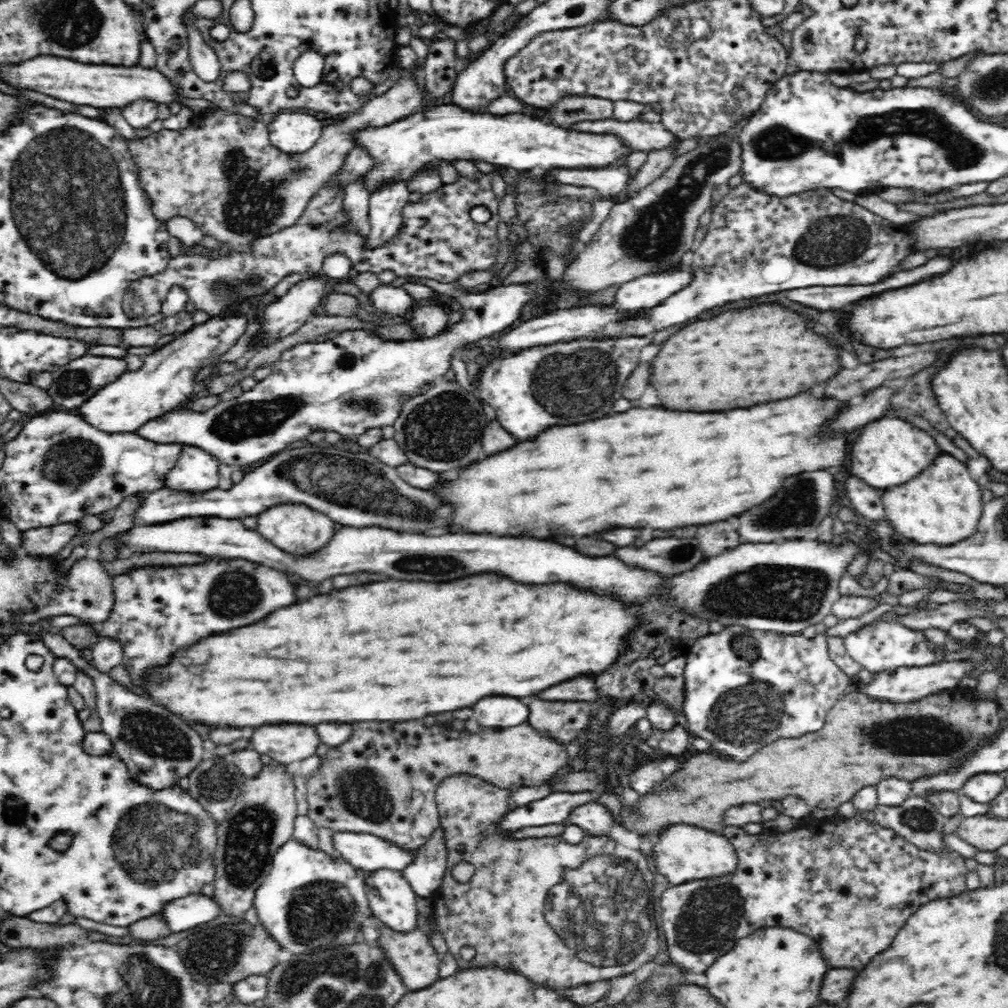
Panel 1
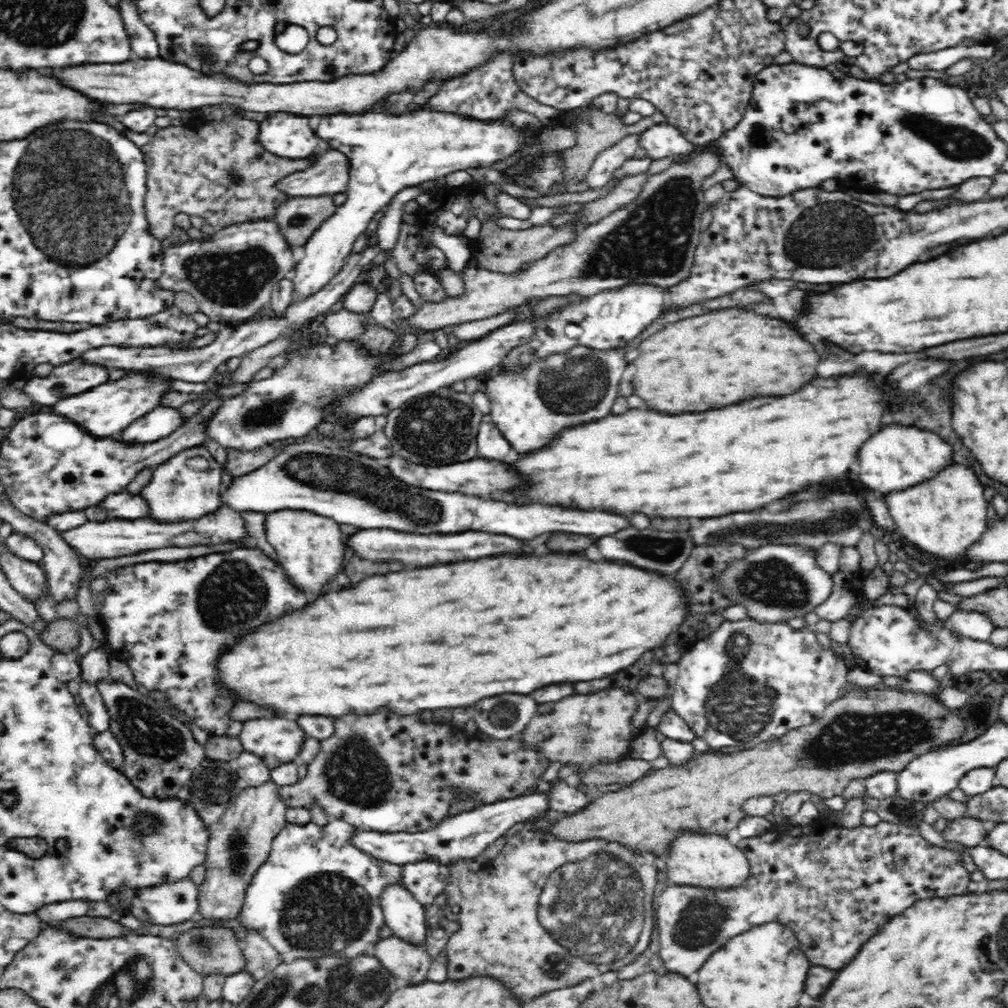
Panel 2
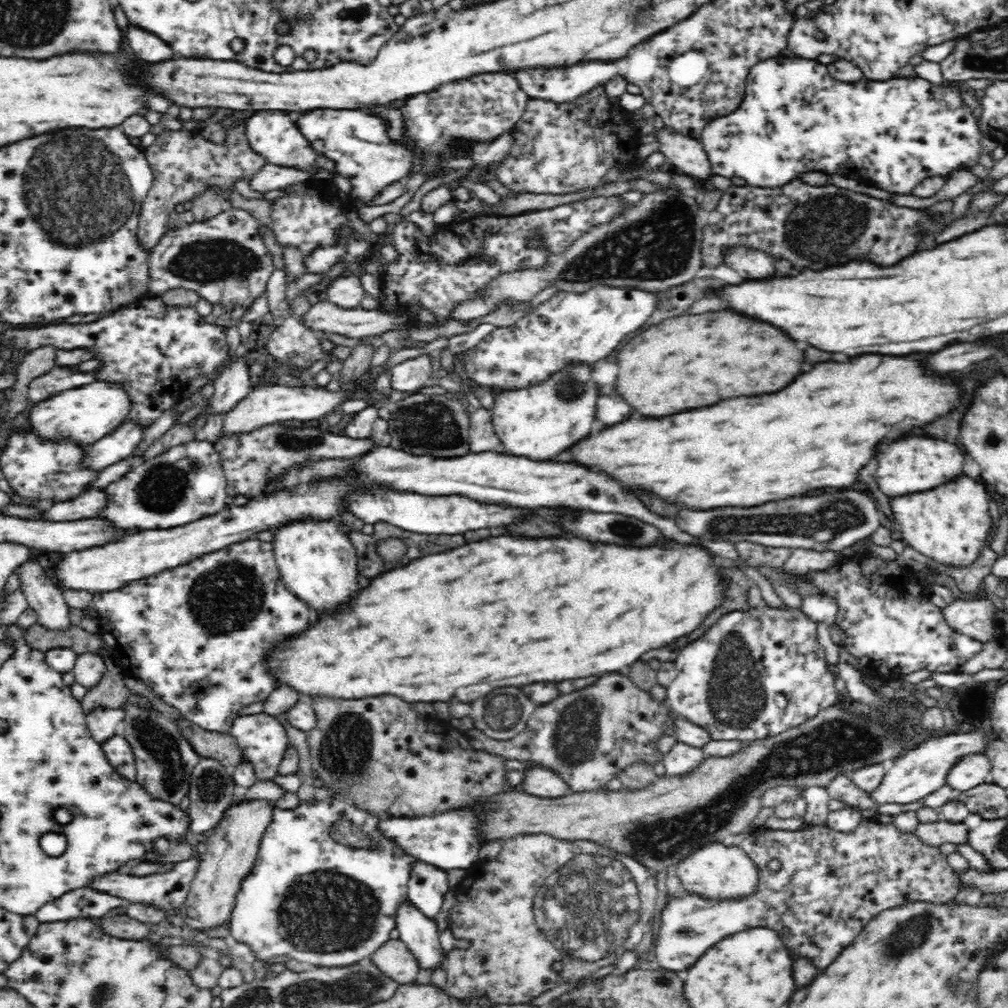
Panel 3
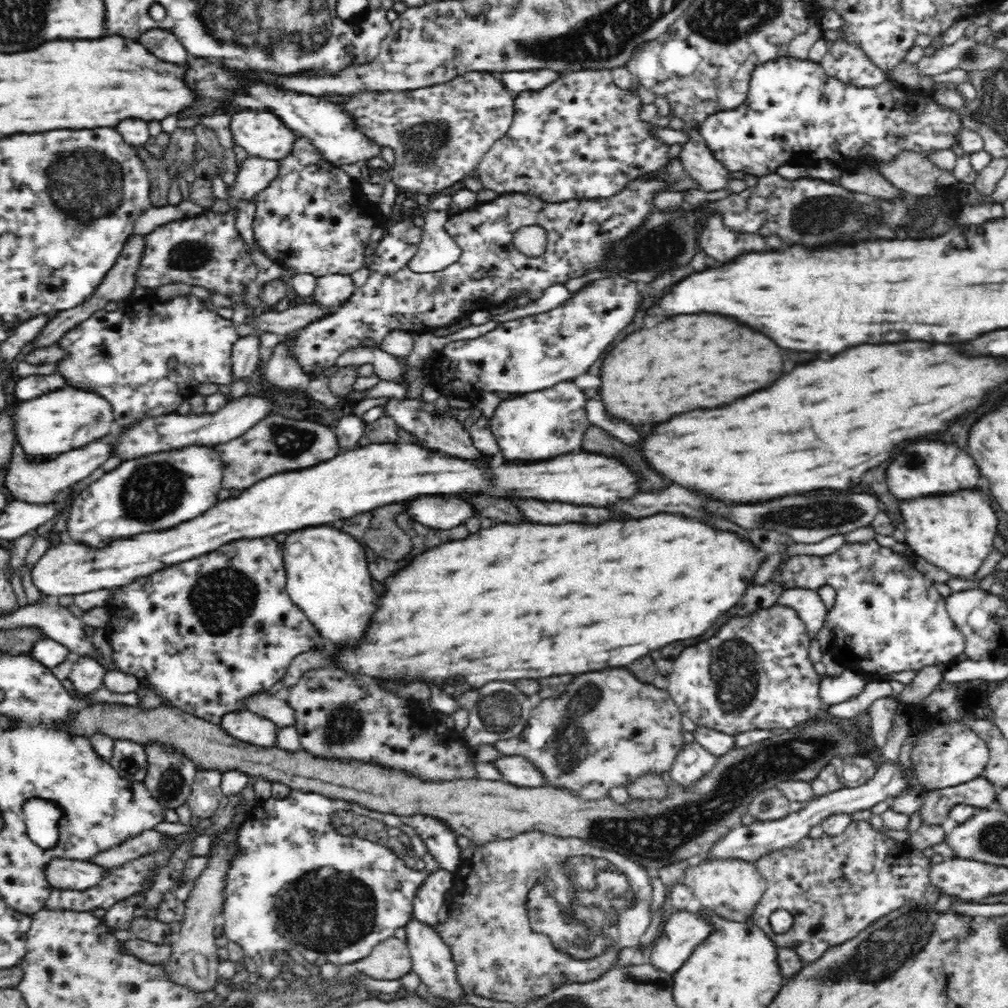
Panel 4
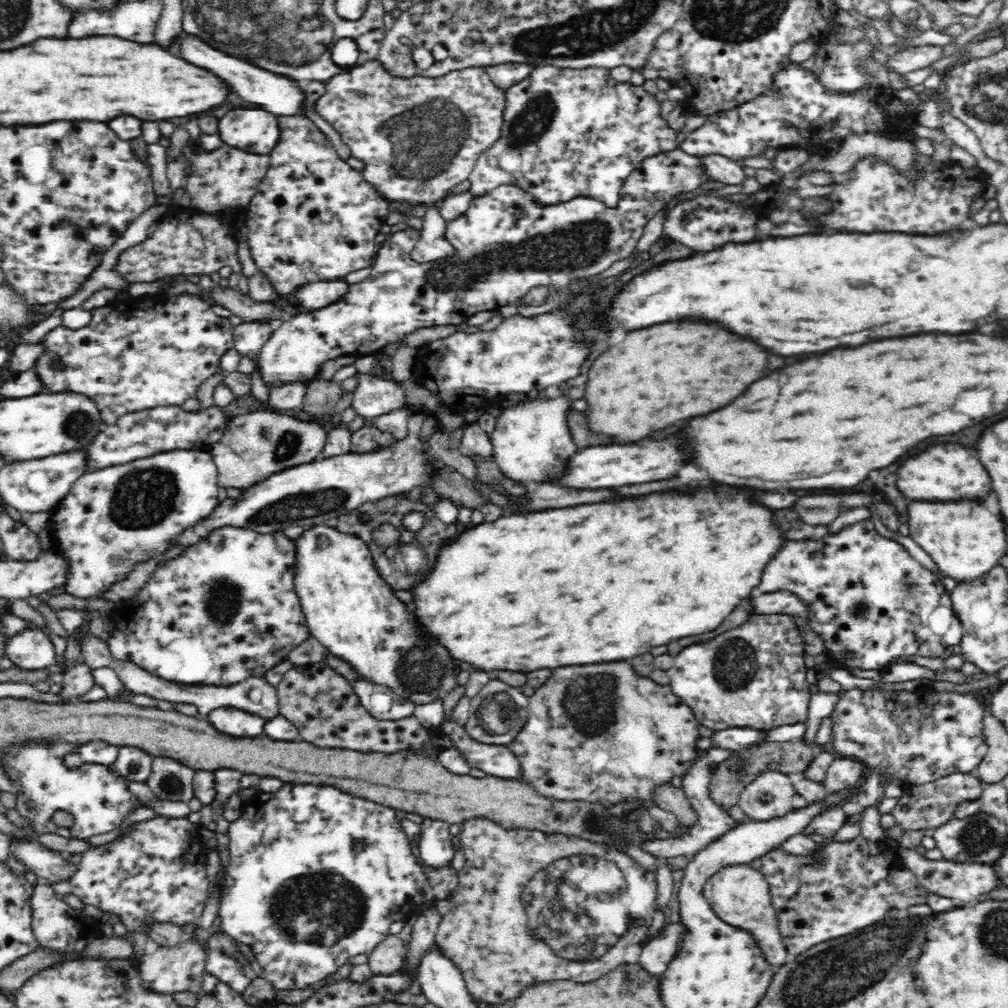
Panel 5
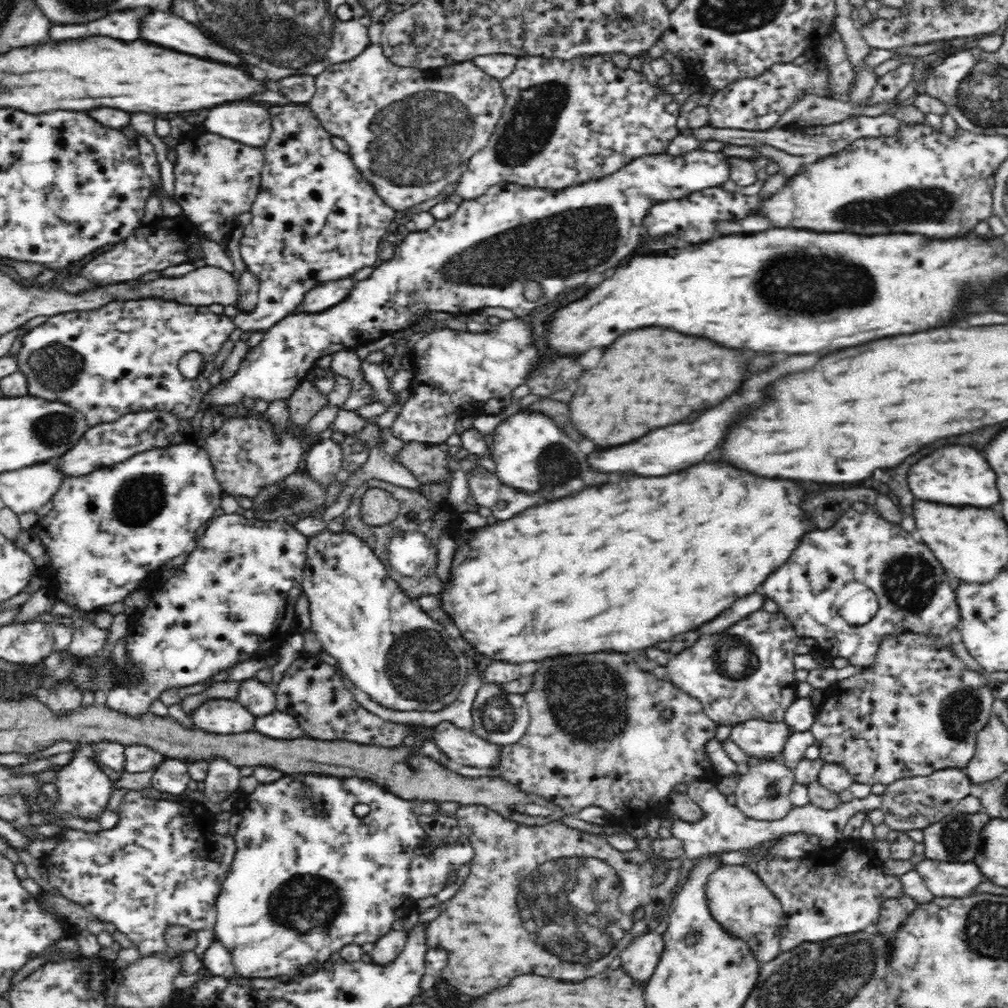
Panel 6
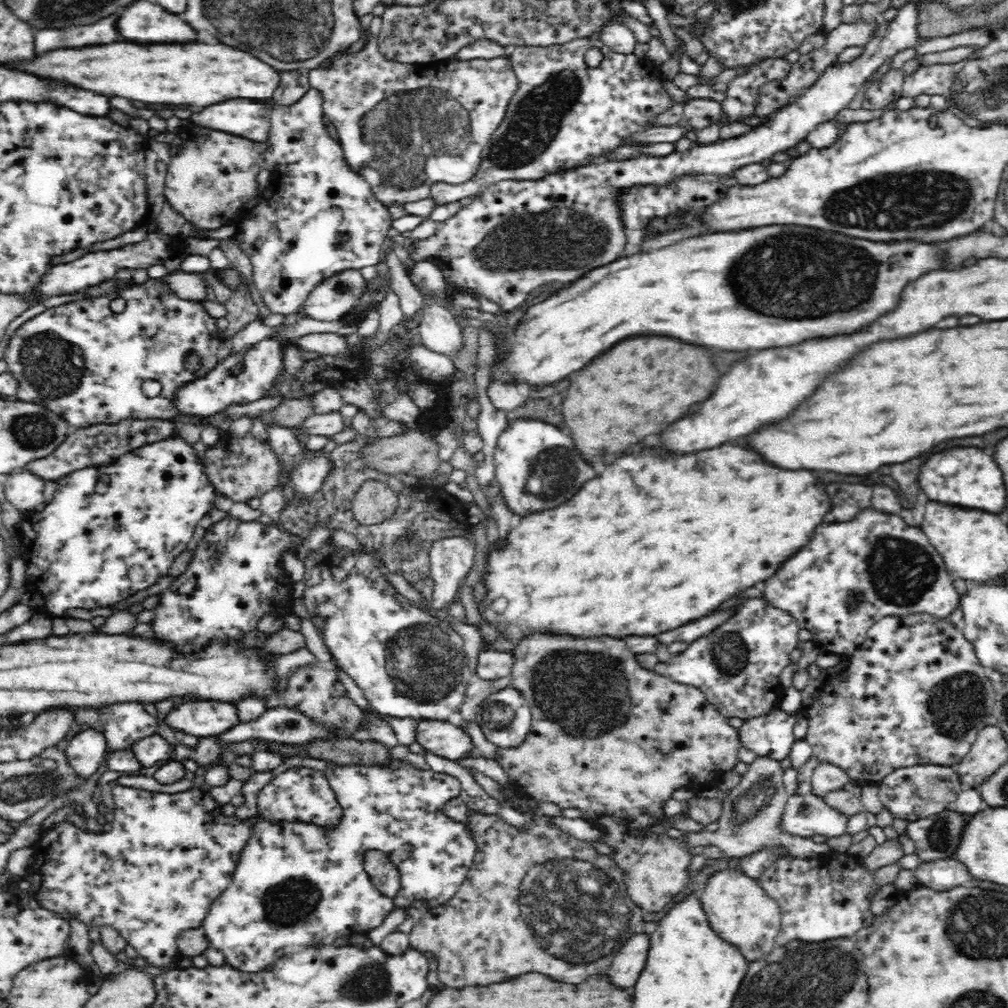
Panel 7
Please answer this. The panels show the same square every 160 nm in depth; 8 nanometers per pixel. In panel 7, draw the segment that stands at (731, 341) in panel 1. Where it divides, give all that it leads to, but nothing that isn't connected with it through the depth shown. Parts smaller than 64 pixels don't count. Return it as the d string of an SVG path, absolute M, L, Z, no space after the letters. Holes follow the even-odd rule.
M638 336L616 344L578 374L562 400L562 416L576 450L588 464L594 464L628 450L648 434L664 432L692 402L704 400L714 384L716 376L702 348L658 336Z

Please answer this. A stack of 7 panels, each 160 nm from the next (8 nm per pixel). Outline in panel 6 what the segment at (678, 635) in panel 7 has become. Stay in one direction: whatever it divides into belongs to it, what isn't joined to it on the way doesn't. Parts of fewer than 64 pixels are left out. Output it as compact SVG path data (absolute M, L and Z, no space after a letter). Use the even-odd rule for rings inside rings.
M760 590L742 597L736 600L728 610L724 610L720 616L716 616L714 620L698 626L694 632L698 636L710 636L710 634L716 634L716 632L721 633L740 619L745 619L752 612L762 609L765 600L766 595L763 595Z

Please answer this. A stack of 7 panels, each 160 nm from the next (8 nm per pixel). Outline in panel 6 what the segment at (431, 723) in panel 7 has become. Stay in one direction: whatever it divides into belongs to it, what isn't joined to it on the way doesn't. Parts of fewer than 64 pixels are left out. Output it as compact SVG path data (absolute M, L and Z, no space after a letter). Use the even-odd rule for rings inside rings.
M451 722L435 724L431 729L431 740L444 756L450 758L454 767L497 768L500 747Z

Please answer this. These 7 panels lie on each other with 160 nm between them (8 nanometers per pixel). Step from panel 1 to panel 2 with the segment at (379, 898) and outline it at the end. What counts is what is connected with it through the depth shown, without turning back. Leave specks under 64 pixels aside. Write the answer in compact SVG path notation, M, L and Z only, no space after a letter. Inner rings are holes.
M394 884L381 896L382 910L386 925L394 936L404 942L426 948L428 927L425 907L403 887Z

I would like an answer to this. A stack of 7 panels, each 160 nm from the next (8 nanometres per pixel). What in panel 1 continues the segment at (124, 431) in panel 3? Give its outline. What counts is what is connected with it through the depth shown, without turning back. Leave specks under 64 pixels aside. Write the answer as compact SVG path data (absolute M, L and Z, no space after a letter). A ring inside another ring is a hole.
M420 277L420 280L422 280L422 285L430 287L434 293L446 294L446 296L450 296L454 302L461 304L463 312L462 319L452 326L449 326L443 332L440 332L441 334L439 336L436 336L432 339L412 339L410 341L390 342L378 338L376 335L372 335L366 330L354 329L342 331L339 336L329 337L325 342L306 342L298 344L298 346L294 346L294 348L290 348L290 350L282 352L281 357L276 360L276 362L273 362L274 366L270 375L264 378L264 380L261 382L257 382L257 384L250 390L244 391L243 394L240 394L240 396L237 398L232 398L232 400L226 401L220 400L218 401L218 404L215 404L212 408L210 408L210 410L207 410L206 412L188 412L185 410L180 410L180 408L163 412L159 417L156 417L155 419L149 420L147 423L142 424L142 426L136 431L137 435L145 438L146 440L157 442L158 444L180 441L180 443L184 443L188 446L195 446L208 451L218 461L233 464L238 467L246 466L246 464L252 464L252 462L258 462L258 460L264 460L264 458L272 456L274 452L280 452L282 448L286 448L286 446L292 446L292 444L294 444L294 442L298 442L298 440L305 440L305 438L308 438L308 434L314 432L315 430L332 430L341 434L344 440L352 440L352 438L355 440L356 436L362 434L362 431L366 430L367 428L382 428L382 426L393 426L393 422L395 421L395 418L398 416L399 410L401 409L399 408L399 404L401 403L400 400L406 400L406 398L420 394L422 392L421 386L425 385L426 383L430 383L430 386L432 386L432 384L436 384L436 382L440 380L451 377L451 359L456 351L460 351L460 348L462 348L462 346L466 346L466 344L472 344L480 339L499 335L504 330L510 328L510 326L516 320L516 317L519 315L521 308L526 306L528 302L536 303L537 301L545 298L545 288L543 288L541 284L530 284L530 286L525 286L524 284L510 284L510 286L491 284L490 287L487 287L484 290L469 290L466 287L462 287L458 281L438 282L438 280L432 280L432 278L422 277Z

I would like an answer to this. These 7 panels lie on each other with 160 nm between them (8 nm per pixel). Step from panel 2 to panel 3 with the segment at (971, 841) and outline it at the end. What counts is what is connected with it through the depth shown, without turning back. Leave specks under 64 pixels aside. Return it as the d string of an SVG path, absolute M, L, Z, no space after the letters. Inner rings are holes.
M939 821L918 824L915 835L926 846L940 847L941 844L964 844L968 830L965 823Z

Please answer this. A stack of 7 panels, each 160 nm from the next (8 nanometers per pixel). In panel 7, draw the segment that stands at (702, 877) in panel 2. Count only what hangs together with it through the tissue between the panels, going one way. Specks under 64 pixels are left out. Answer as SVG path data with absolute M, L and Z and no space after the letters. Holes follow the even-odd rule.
M733 865L711 875L704 891L697 897L706 913L710 928L722 940L734 945L748 962L762 958L776 946L776 936L781 927L778 903L763 892L756 880L744 876Z

